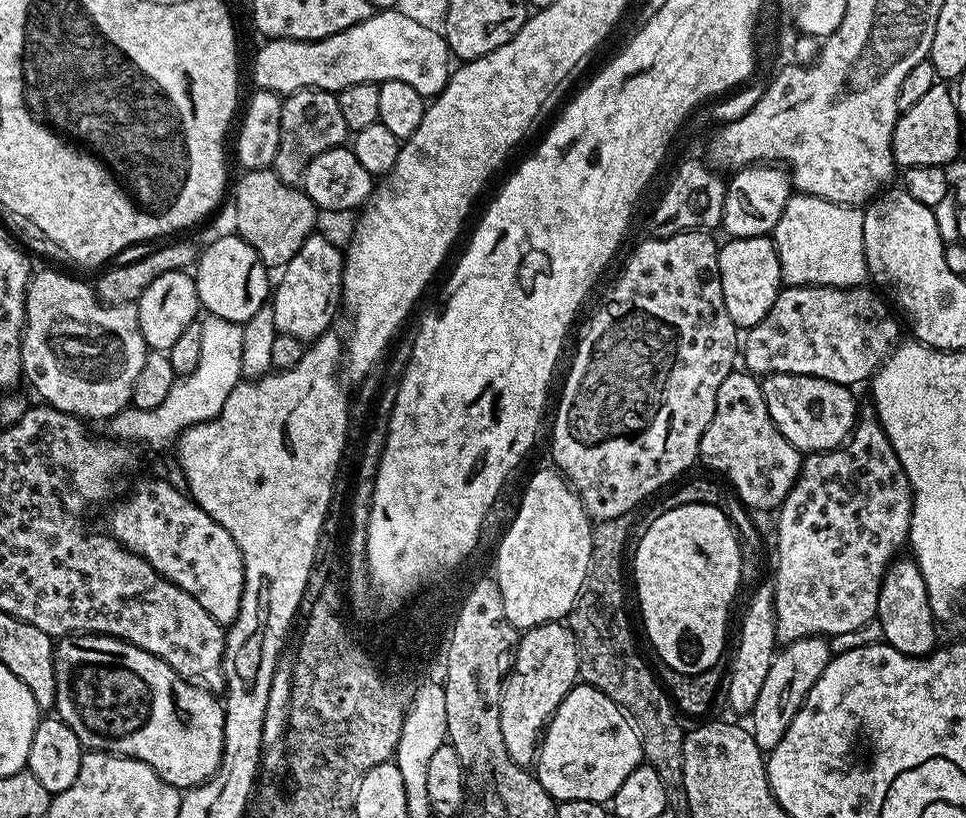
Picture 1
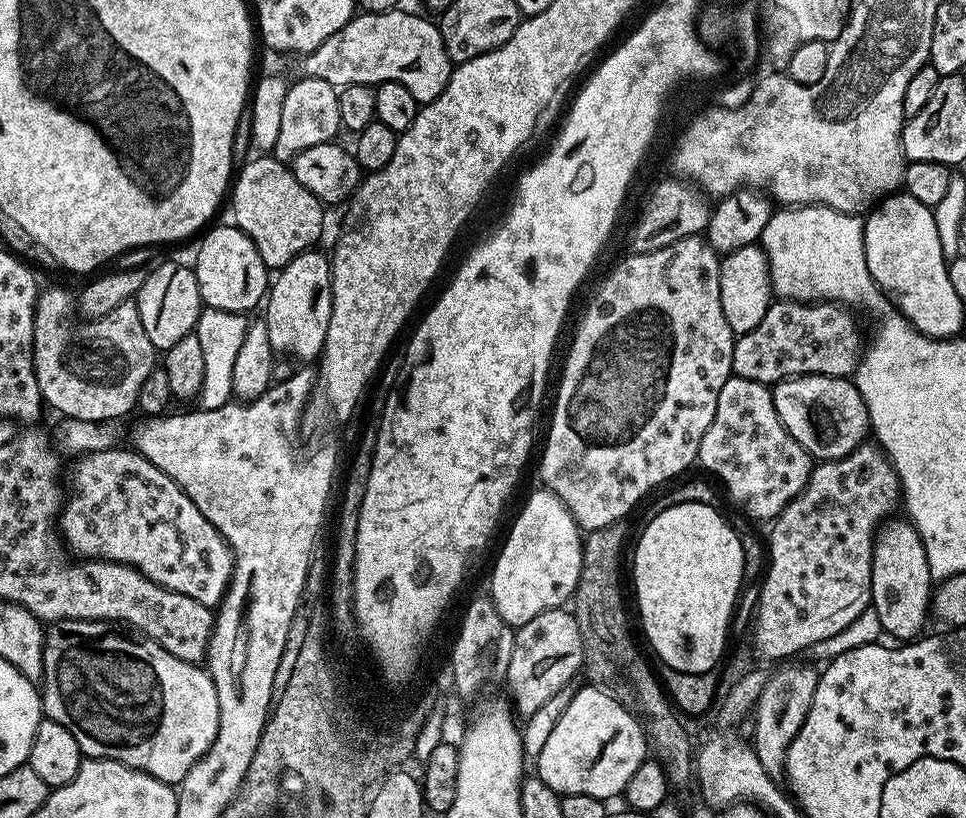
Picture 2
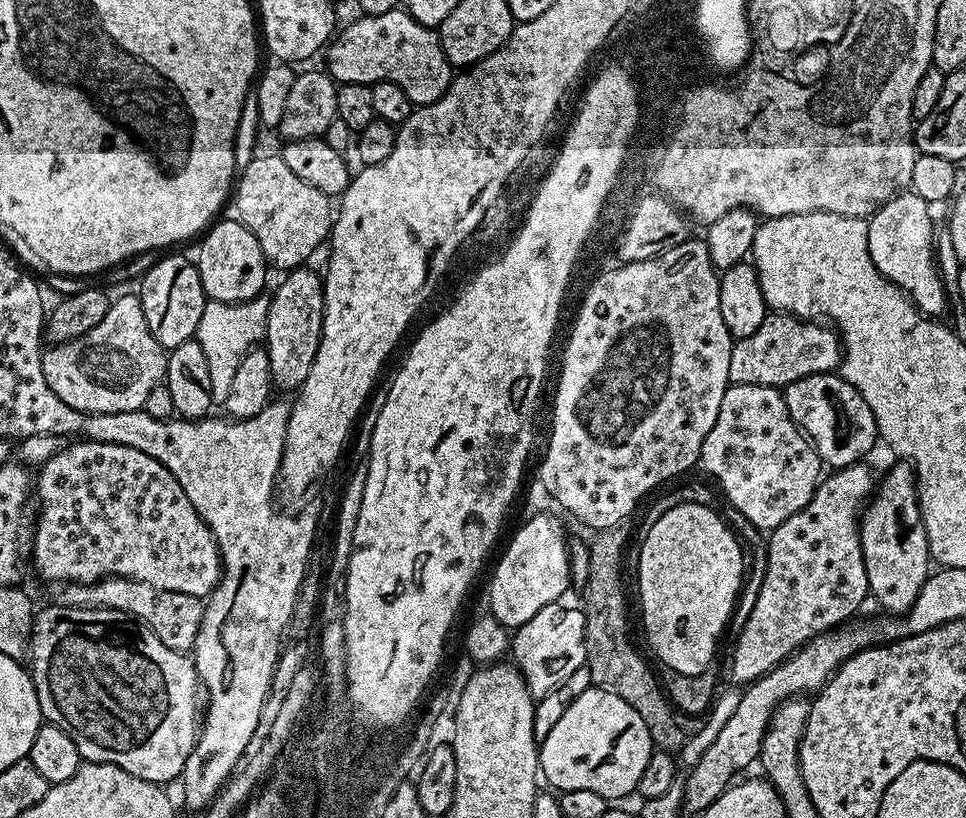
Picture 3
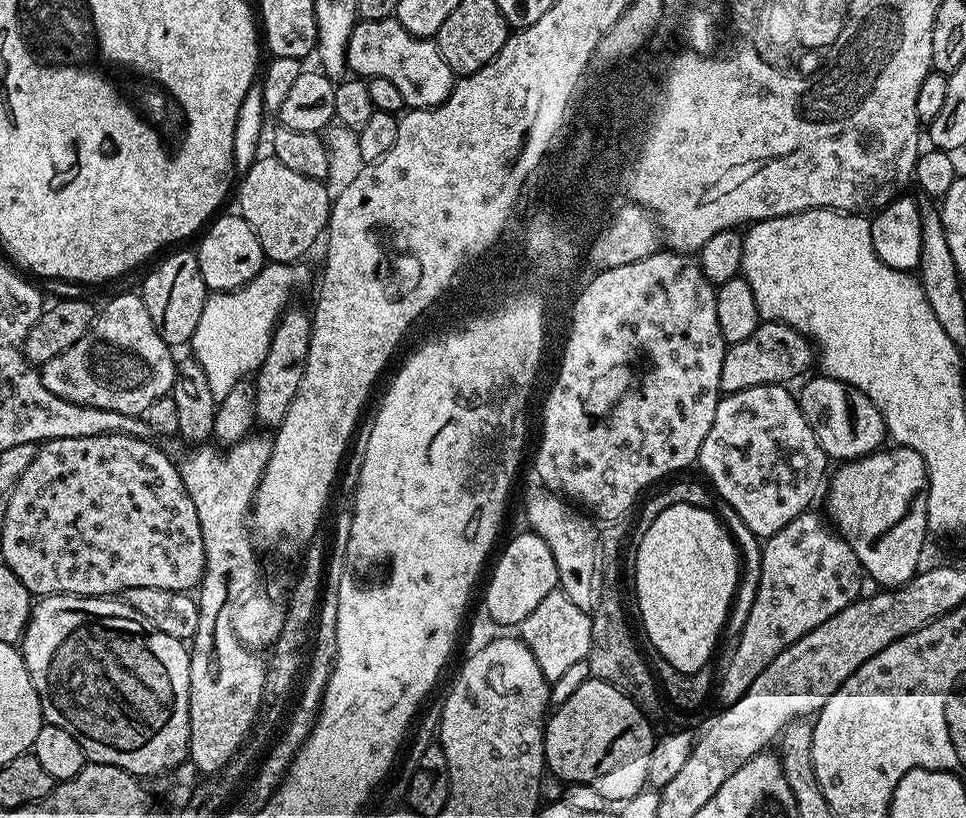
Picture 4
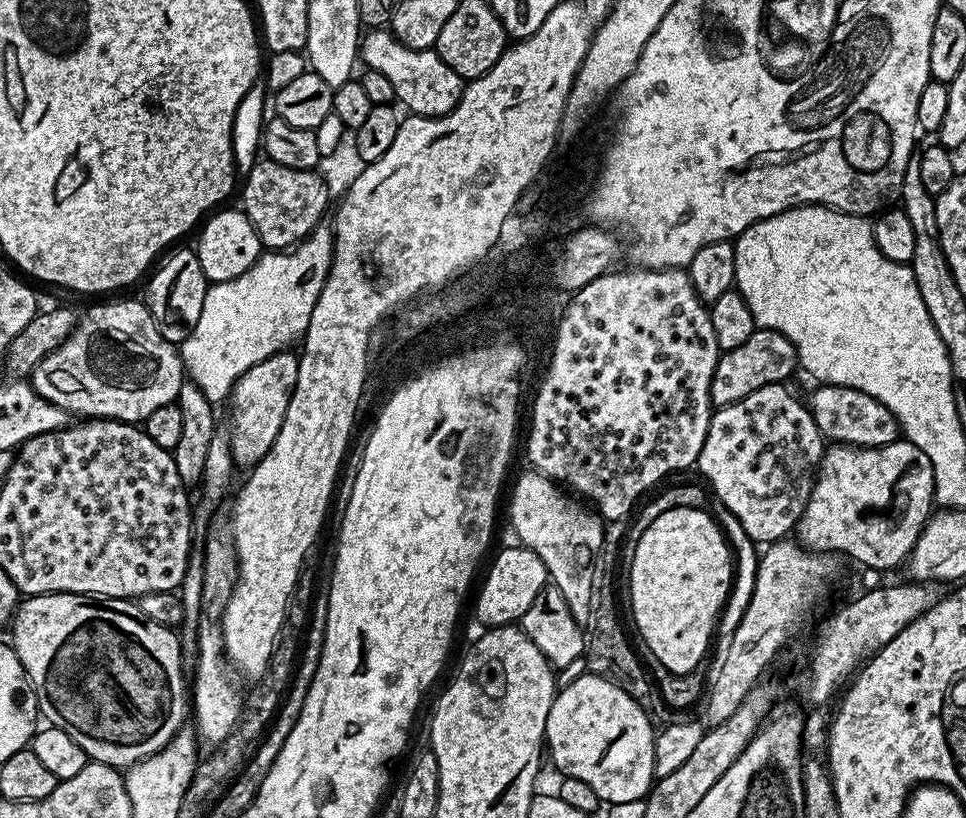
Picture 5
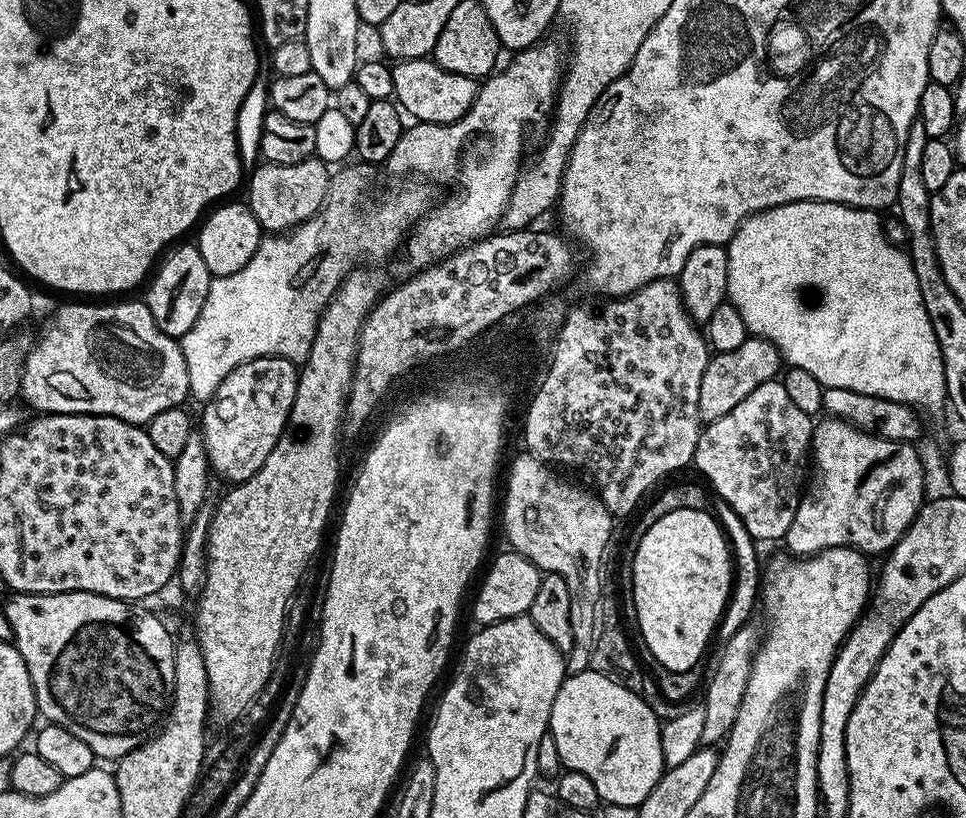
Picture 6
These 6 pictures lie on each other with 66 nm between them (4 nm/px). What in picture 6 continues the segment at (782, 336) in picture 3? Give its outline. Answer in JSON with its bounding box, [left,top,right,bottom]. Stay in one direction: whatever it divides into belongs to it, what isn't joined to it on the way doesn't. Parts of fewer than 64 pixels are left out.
[698,335,782,425]

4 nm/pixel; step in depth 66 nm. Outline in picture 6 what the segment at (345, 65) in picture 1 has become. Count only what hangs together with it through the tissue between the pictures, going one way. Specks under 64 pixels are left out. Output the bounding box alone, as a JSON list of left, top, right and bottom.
[391,60,478,124]

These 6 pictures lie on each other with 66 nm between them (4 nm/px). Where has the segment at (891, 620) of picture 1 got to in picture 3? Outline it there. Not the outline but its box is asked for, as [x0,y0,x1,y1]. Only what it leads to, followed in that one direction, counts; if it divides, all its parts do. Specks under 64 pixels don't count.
[860,462,930,613]

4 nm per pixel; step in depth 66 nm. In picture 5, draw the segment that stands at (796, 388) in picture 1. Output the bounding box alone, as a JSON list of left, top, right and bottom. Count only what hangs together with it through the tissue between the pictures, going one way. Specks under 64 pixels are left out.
[810,384,901,448]

